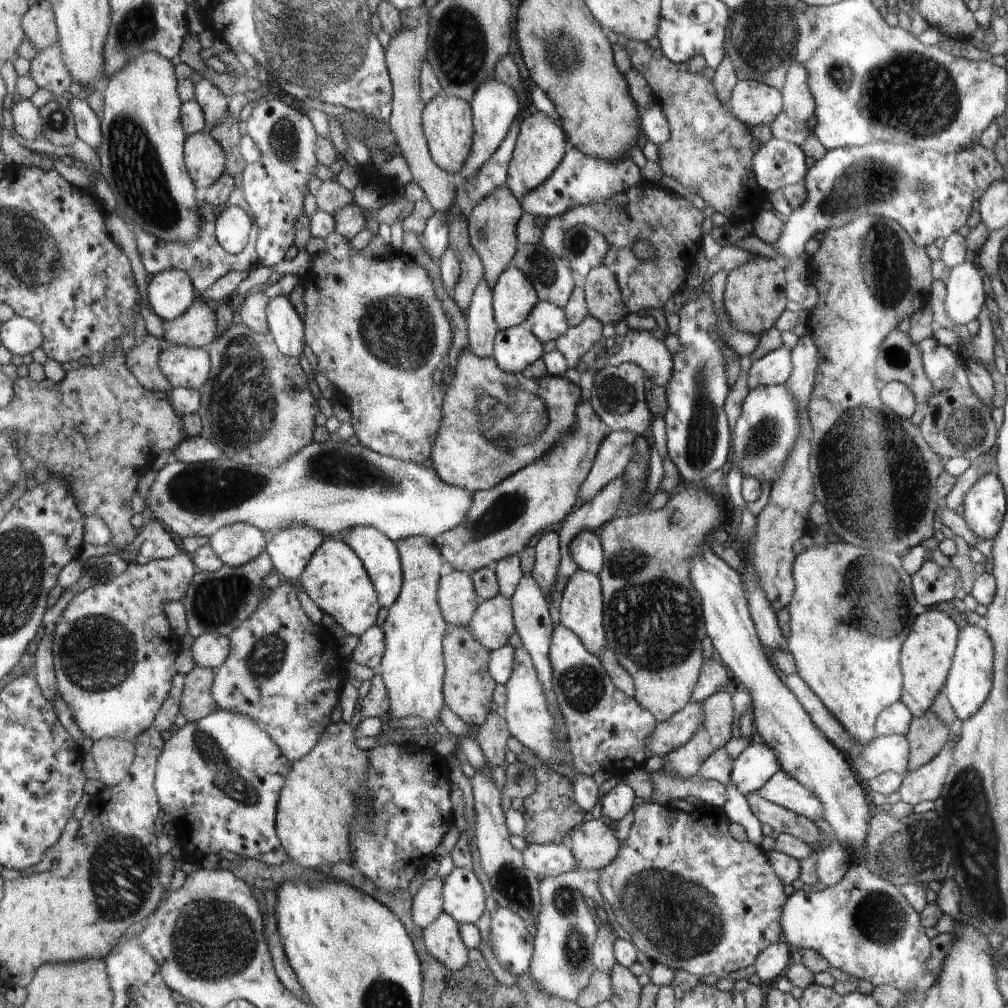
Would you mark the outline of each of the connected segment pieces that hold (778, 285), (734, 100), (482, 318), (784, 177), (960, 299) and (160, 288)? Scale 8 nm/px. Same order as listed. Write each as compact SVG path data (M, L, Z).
M752 255L748 262L734 268L727 274L723 303L725 312L732 320L732 326L748 334L759 334L770 330L784 313L786 293L784 292L784 272L775 260Z
M739 80L732 90L728 110L752 127L770 125L783 112L783 95L763 82Z
M486 280L476 286L471 305L465 312L468 347L478 358L492 358L493 344L499 328L496 324L492 304L492 290Z
M772 137L768 142L761 144L754 158L754 172L759 186L770 194L780 190L786 185L793 185L802 182L808 169L805 159L807 155L802 152L799 146L787 140L775 139Z
M964 260L952 267L945 281L946 296L944 308L948 320L962 330L978 316L984 306L984 286L980 270L970 264L974 260Z
M180 269L166 270L149 283L149 300L164 320L183 317L196 302L196 287L191 275Z

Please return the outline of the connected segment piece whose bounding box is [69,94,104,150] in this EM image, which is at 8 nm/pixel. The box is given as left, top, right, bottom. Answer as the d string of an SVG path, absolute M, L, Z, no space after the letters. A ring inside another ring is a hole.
M84 94L71 97L69 107L75 114L80 139L88 143L93 149L98 150L104 142L103 121L98 118L98 114L92 108L88 97Z

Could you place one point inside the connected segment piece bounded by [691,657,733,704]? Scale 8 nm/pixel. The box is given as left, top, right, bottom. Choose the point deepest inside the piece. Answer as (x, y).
(714, 678)

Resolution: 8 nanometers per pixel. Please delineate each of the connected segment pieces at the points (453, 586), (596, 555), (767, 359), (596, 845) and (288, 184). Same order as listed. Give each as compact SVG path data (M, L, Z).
M453 570L439 582L439 606L452 626L467 626L479 608L479 595L467 572Z
M582 530L568 544L570 556L579 569L598 575L604 563L602 539L595 531Z
M782 346L751 364L746 378L749 388L758 388L785 384L790 374L792 374L791 351Z
M600 817L584 822L570 835L569 847L578 862L578 870L602 870L618 856L620 842L612 828Z
M280 98L280 99L272 99L269 101L259 102L252 110L252 114L247 120L247 135L252 138L252 140L256 143L258 150L260 151L260 164L262 164L262 168L266 170L266 174L247 174L246 172L243 174L244 180L244 194L247 199L248 206L250 206L250 210L252 210L252 214L254 214L254 218L256 220L256 224L259 228L259 234L257 235L257 240L255 242L256 252L259 254L260 261L259 264L261 267L271 271L275 264L278 264L284 256L286 256L286 250L294 244L294 222L296 222L296 218L302 215L302 200L304 200L304 190L306 190L306 180L310 178L310 176L316 176L312 174L314 170L314 164L316 164L316 140L318 140L319 135L316 134L316 130L314 130L314 126L312 125L312 121L308 119L306 111L303 110L300 106L297 106L296 103L293 102L292 98Z

